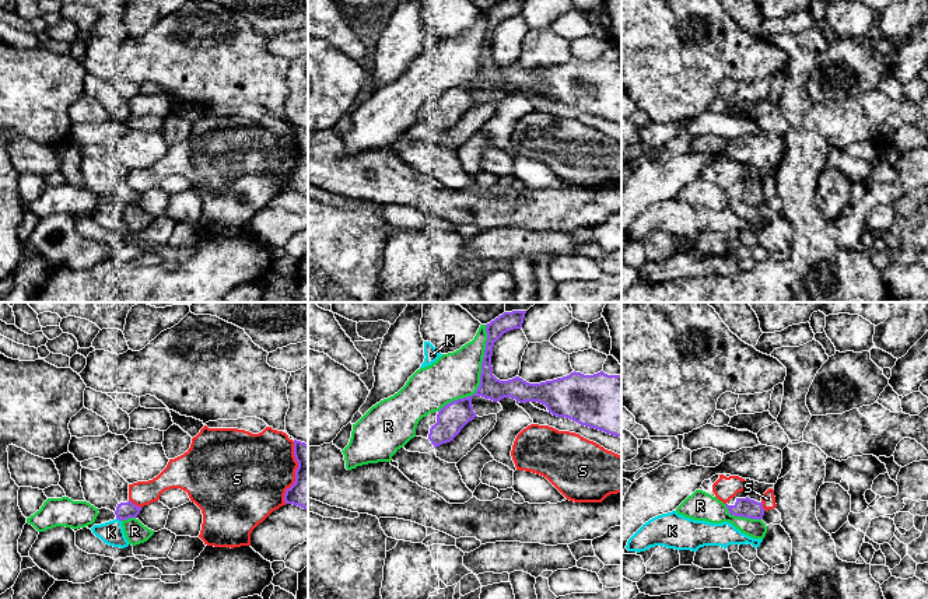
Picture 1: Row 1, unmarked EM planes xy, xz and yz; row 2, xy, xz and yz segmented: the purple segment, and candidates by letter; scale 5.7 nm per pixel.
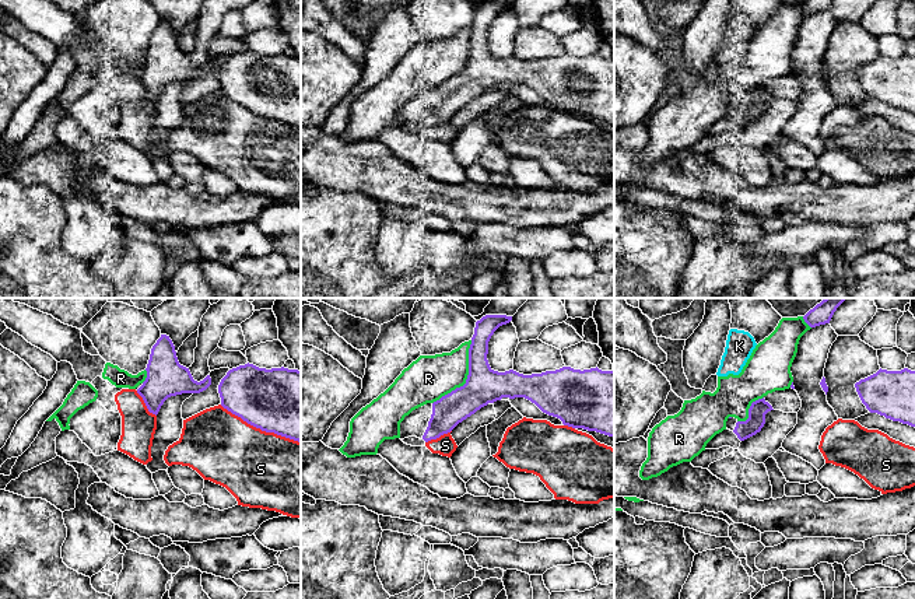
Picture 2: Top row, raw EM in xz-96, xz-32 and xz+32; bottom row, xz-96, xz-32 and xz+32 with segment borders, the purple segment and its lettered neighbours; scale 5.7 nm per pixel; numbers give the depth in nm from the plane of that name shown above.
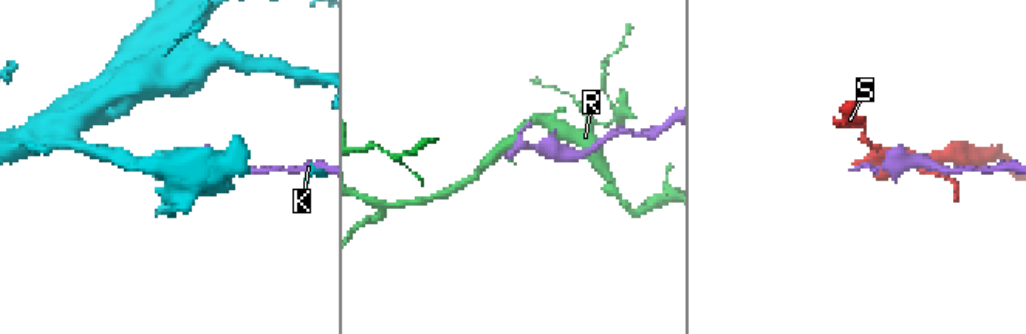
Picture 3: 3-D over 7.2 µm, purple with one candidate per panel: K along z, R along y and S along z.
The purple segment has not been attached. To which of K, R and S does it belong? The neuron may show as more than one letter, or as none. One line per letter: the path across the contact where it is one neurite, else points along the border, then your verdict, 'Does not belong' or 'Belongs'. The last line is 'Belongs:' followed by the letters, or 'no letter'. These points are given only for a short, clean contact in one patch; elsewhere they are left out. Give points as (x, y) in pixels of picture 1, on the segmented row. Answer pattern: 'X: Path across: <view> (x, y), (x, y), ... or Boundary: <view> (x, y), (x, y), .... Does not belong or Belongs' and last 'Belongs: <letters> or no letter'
K: Does not belong
R: Does not belong
S: Does not belong
Belongs: no letter

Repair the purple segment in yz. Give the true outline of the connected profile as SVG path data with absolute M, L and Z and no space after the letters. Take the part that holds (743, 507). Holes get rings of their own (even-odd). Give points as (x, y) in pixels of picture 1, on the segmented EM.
M750 479L746 480L746 488L731 498L725 505L731 515L750 519L763 519L764 508L761 495L774 488L774 484L759 483Z

